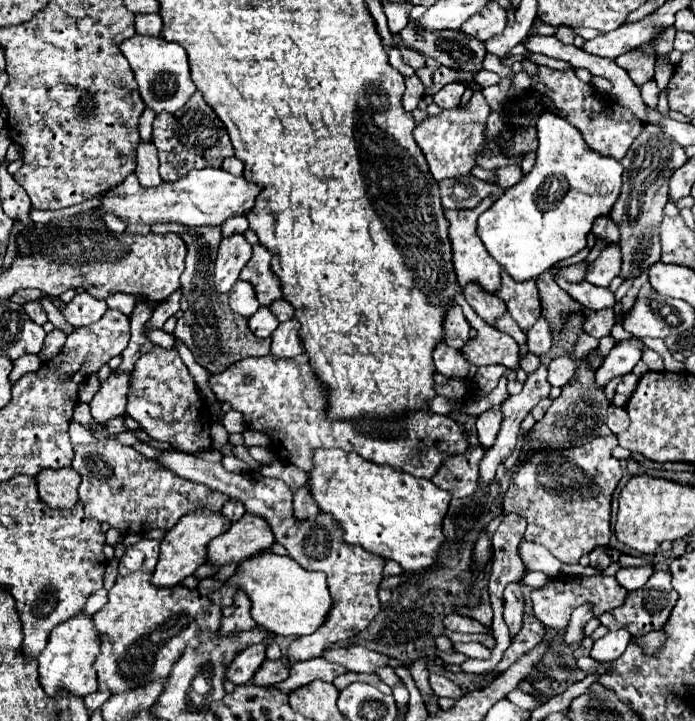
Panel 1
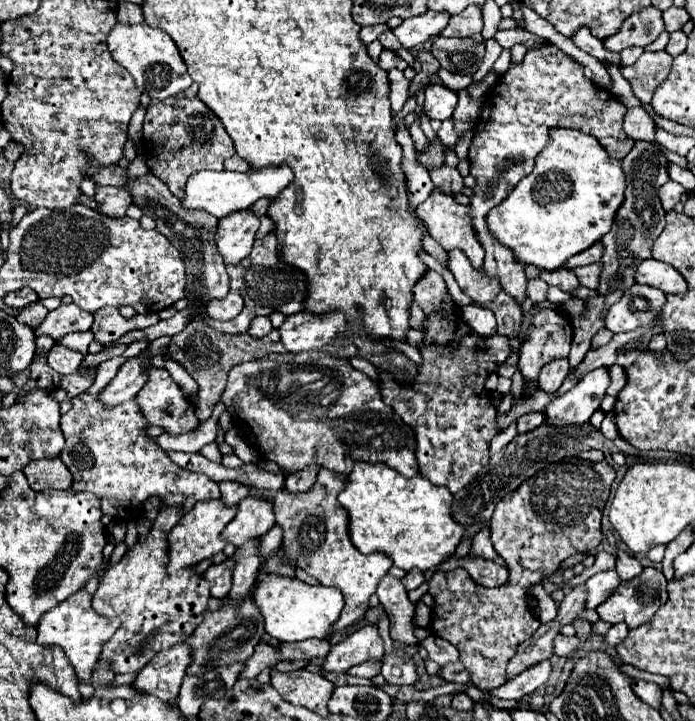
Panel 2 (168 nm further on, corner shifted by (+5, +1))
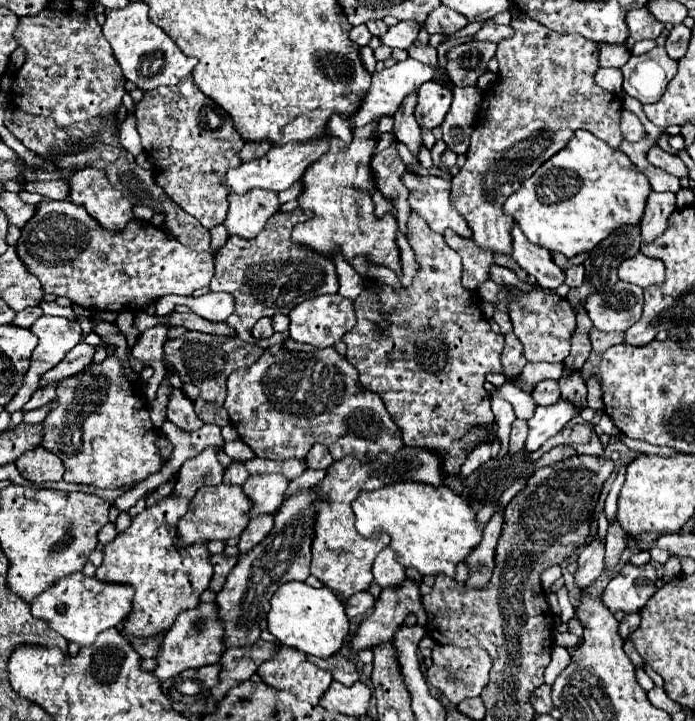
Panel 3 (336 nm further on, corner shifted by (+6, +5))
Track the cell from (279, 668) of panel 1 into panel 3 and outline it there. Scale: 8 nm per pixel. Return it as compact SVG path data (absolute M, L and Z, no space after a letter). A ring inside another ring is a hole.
M306 655L306 659L314 665L318 665L320 669L330 671L334 675L334 679L340 681L342 685L352 685L360 677L356 665L352 665L346 655L332 655L330 659L320 659L320 657L314 657L314 655Z

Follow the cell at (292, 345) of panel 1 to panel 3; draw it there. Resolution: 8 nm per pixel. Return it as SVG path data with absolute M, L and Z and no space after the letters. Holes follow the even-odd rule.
M338 293L336 295L320 295L316 299L308 299L308 301L300 303L300 305L296 305L290 311L288 317L290 317L290 337L294 341L298 341L298 343L308 343L308 345L314 345L318 349L332 347L356 323L352 301L344 299Z

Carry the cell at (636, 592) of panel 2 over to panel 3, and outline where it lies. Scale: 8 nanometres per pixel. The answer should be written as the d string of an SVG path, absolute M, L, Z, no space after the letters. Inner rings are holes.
M626 563L602 593L602 603L612 613L638 613L646 605L646 601L656 593L656 583L658 575L654 565L646 563L634 567Z

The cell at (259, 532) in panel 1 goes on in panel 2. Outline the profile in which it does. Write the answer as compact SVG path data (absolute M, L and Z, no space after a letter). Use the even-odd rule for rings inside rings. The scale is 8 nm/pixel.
M251 495L239 501L239 511L235 519L225 527L223 539L241 547L241 543L265 535L273 527L273 507L263 499L253 499Z

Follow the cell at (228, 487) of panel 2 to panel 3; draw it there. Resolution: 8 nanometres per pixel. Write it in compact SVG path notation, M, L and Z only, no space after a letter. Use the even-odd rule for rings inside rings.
M230 465L224 473L224 485L244 485L248 479L248 471L240 465Z

